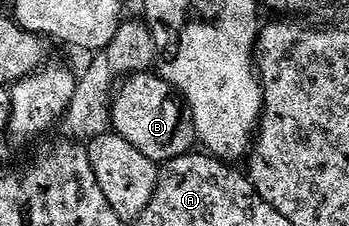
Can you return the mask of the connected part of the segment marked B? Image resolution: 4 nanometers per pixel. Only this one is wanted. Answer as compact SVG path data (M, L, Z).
M155 72L138 73L127 78L113 96L111 107L111 128L119 137L126 139L130 147L138 147L146 159L167 163L193 152L197 144L196 128L184 98L170 82Z

